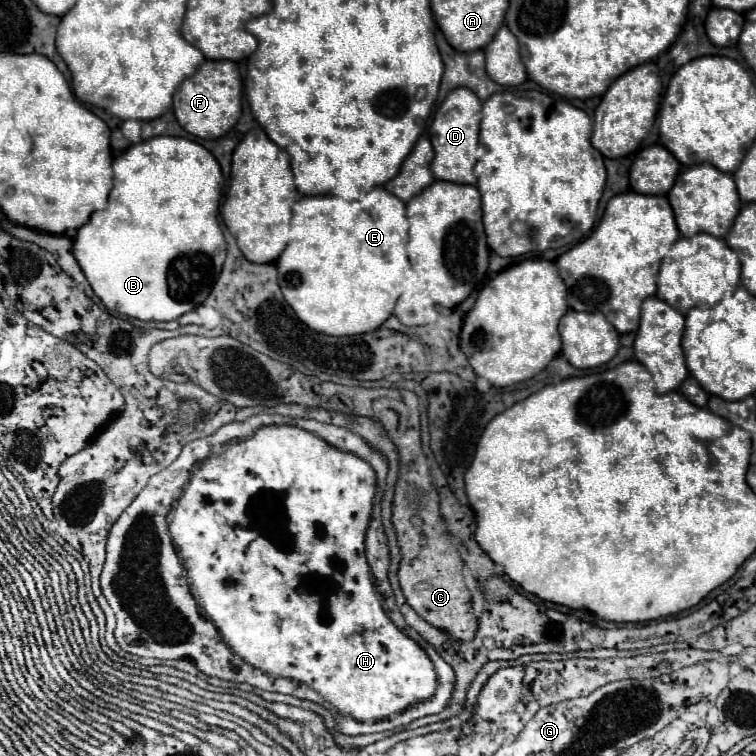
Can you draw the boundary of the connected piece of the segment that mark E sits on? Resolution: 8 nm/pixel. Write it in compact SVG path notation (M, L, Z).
M385 184L383 186L375 186L365 194L359 194L357 200L341 200L341 198L335 198L335 196L329 196L329 194L324 196L301 196L299 194L297 200L295 200L295 206L293 206L291 240L289 240L287 248L283 250L283 254L277 260L279 286L281 286L281 292L283 292L285 300L287 300L287 304L295 310L295 314L297 314L297 318L301 322L305 322L309 328L313 328L315 332L321 332L321 334L329 334L329 336L359 336L359 334L377 330L389 316L395 316L395 302L403 294L405 284L409 282L409 278L413 278L413 274L415 274L413 272L413 262L411 262L409 250L407 250L409 228L411 228L411 224L409 224L409 218L407 218L407 202L397 200L397 196L387 192Z

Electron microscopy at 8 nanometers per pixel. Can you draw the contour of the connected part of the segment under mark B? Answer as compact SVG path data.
M155 136L119 154L113 162L113 188L107 208L91 214L89 222L77 230L73 244L73 256L105 308L145 322L171 322L201 306L226 258L220 224L225 224L221 208L227 192L229 180L224 178L219 162L193 140Z

